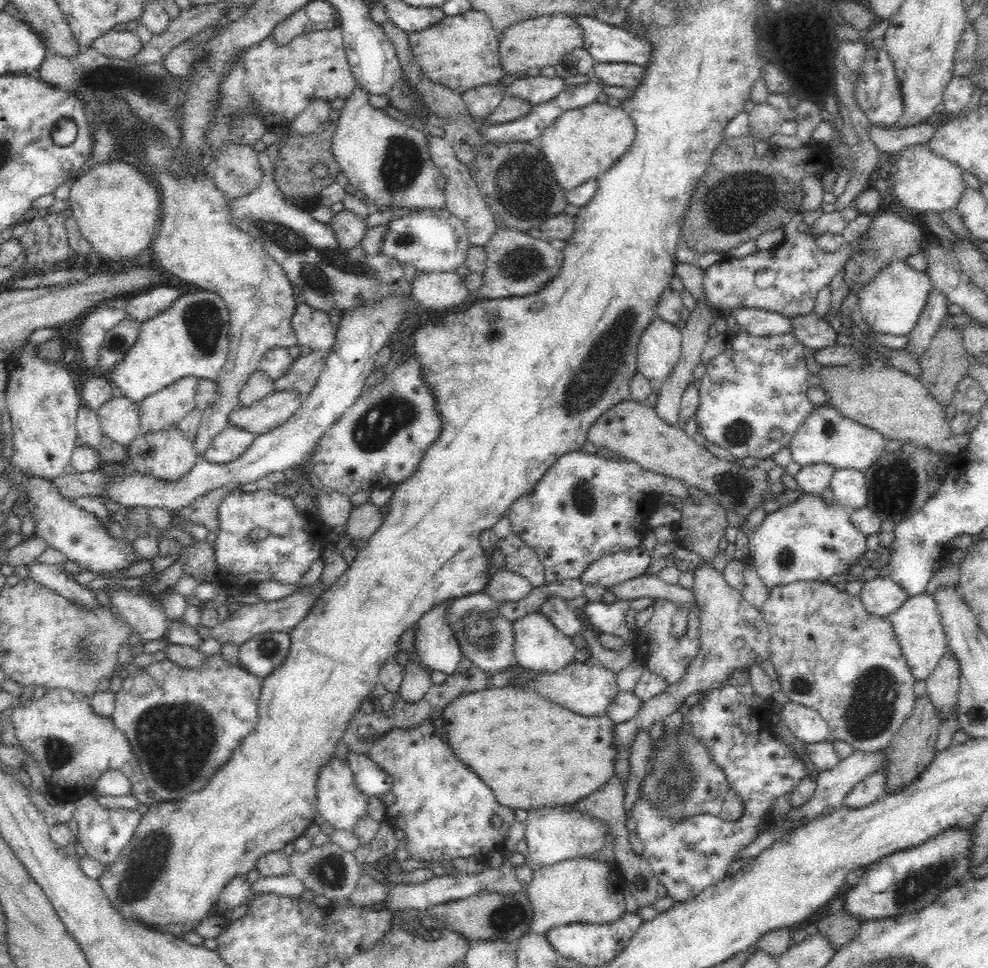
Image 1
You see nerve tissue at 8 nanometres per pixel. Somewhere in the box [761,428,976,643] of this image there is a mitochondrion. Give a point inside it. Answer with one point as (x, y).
(896, 487)

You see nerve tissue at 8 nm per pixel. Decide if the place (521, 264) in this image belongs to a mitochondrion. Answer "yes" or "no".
yes

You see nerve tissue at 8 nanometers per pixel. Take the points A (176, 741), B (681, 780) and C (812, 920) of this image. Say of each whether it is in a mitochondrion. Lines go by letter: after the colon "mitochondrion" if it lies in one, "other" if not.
A: mitochondrion
B: mitochondrion
C: other

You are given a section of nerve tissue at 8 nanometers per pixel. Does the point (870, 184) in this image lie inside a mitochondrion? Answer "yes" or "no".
no

